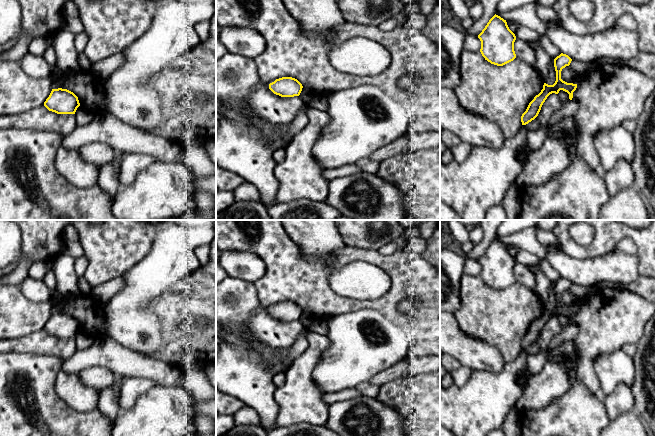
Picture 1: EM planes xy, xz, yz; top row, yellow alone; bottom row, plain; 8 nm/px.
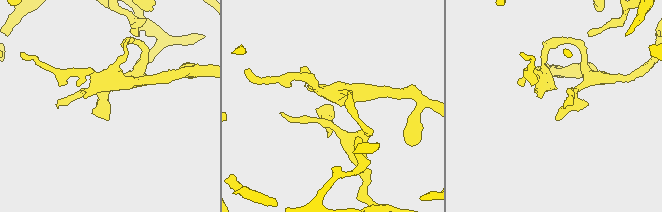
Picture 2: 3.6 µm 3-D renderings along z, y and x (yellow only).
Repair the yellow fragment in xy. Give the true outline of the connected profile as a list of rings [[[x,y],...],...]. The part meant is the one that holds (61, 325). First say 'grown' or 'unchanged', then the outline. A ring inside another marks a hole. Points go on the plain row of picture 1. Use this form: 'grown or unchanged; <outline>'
unchanged; [[[52,313],[49,321],[44,326],[44,330],[57,338],[75,338],[80,330],[78,321],[67,313]]]

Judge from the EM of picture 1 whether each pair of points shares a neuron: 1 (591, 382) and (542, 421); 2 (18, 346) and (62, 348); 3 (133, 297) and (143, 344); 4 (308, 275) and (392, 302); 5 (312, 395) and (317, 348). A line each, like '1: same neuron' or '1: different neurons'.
1: different neurons
2: same neuron
3: same neuron
4: same neuron
5: same neuron

